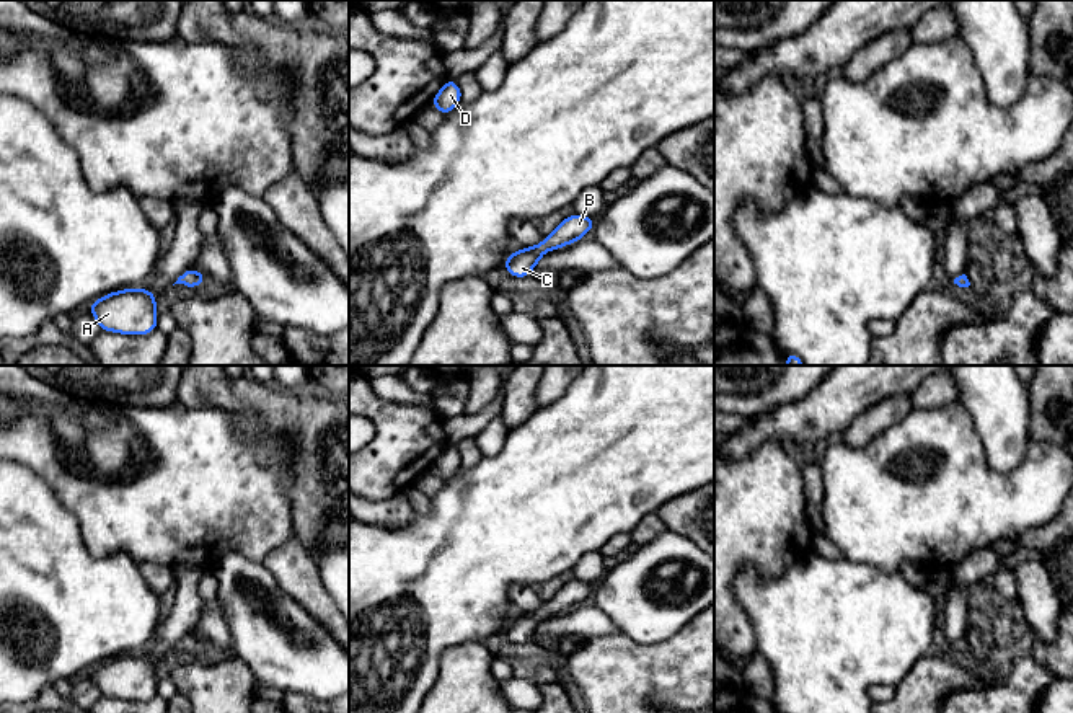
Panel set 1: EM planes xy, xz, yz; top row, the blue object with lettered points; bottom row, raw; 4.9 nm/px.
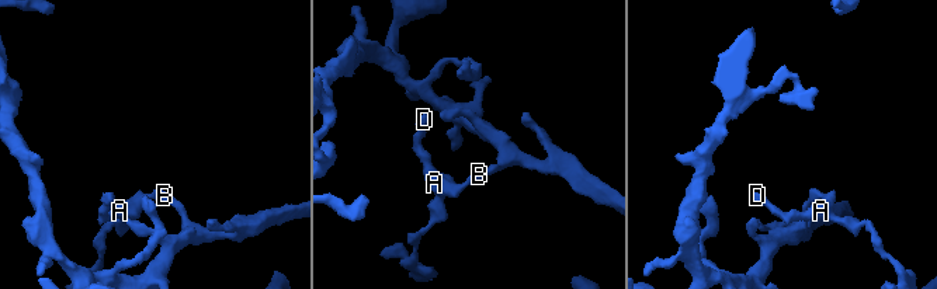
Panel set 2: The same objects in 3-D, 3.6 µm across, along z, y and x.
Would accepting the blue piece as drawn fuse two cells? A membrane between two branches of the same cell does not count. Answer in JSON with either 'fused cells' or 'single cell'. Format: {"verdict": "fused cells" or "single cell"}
{"verdict": "single cell"}

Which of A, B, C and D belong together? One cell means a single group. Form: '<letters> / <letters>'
A B C D

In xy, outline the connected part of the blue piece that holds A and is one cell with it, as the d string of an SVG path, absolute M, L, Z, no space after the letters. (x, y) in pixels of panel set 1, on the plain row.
M140 653L111 658L88 674L103 697L148 700L157 695L155 667L157 661Z

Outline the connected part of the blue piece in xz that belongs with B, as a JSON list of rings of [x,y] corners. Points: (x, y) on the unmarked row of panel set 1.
[[[572,579],[564,584],[548,602],[545,602],[540,610],[522,613],[514,620],[507,620],[504,631],[510,641],[527,643],[548,615],[558,615],[581,605],[587,597],[592,596],[594,589],[595,582]]]

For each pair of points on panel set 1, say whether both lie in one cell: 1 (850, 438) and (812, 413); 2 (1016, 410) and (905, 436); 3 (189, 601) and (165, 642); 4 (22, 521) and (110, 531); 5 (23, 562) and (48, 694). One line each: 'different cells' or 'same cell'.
1: different cells
2: different cells
3: same cell
4: different cells
5: different cells

